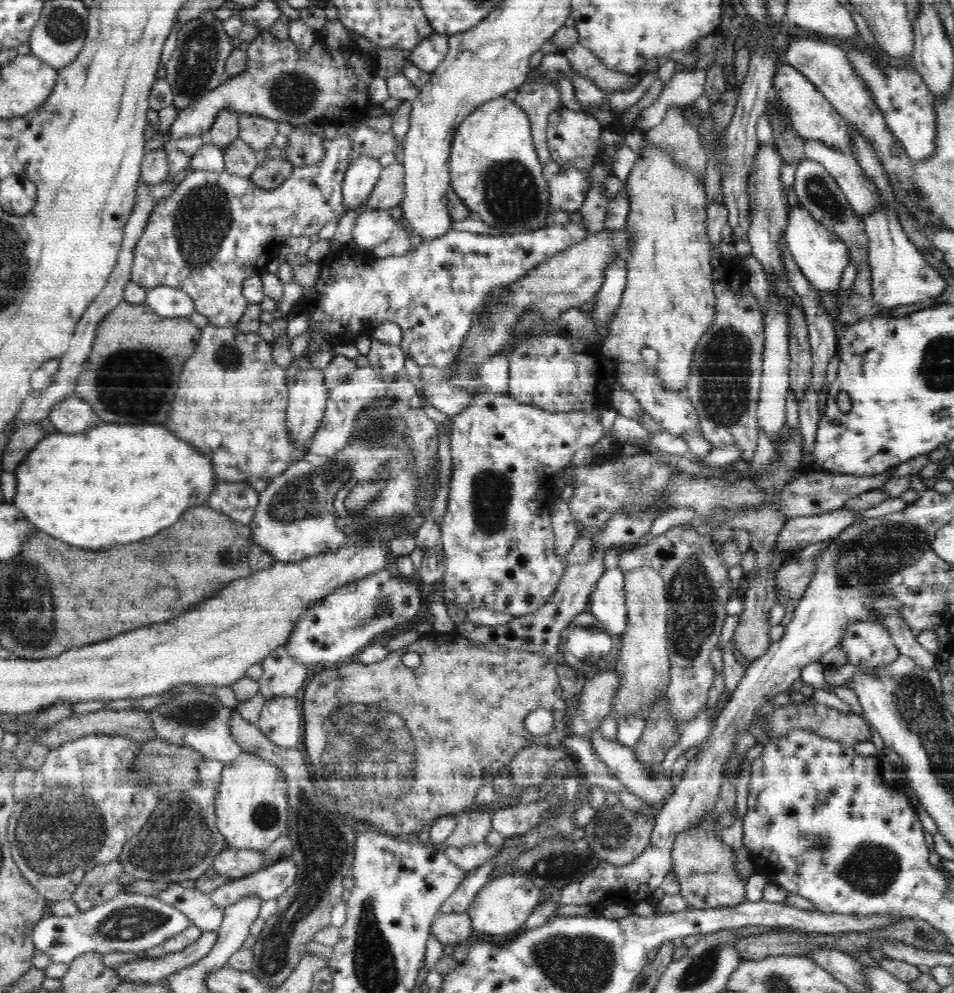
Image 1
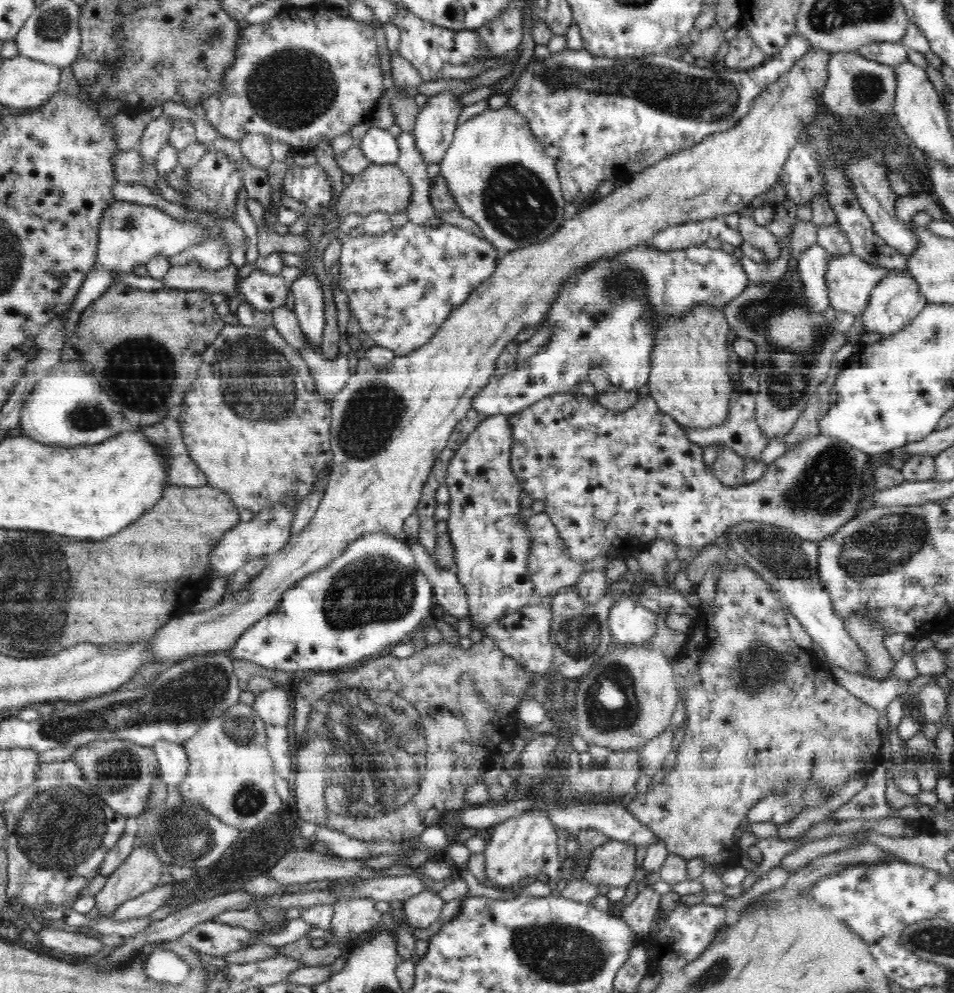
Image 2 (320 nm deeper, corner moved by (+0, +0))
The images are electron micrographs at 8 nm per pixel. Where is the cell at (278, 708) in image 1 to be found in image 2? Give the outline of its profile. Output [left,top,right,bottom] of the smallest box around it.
[267,726,293,778]

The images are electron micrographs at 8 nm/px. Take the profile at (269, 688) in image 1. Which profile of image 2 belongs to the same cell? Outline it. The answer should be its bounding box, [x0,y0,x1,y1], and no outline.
[253,686,294,727]

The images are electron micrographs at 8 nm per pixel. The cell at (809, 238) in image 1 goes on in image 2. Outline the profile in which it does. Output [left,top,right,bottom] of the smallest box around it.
[826,254,893,316]

